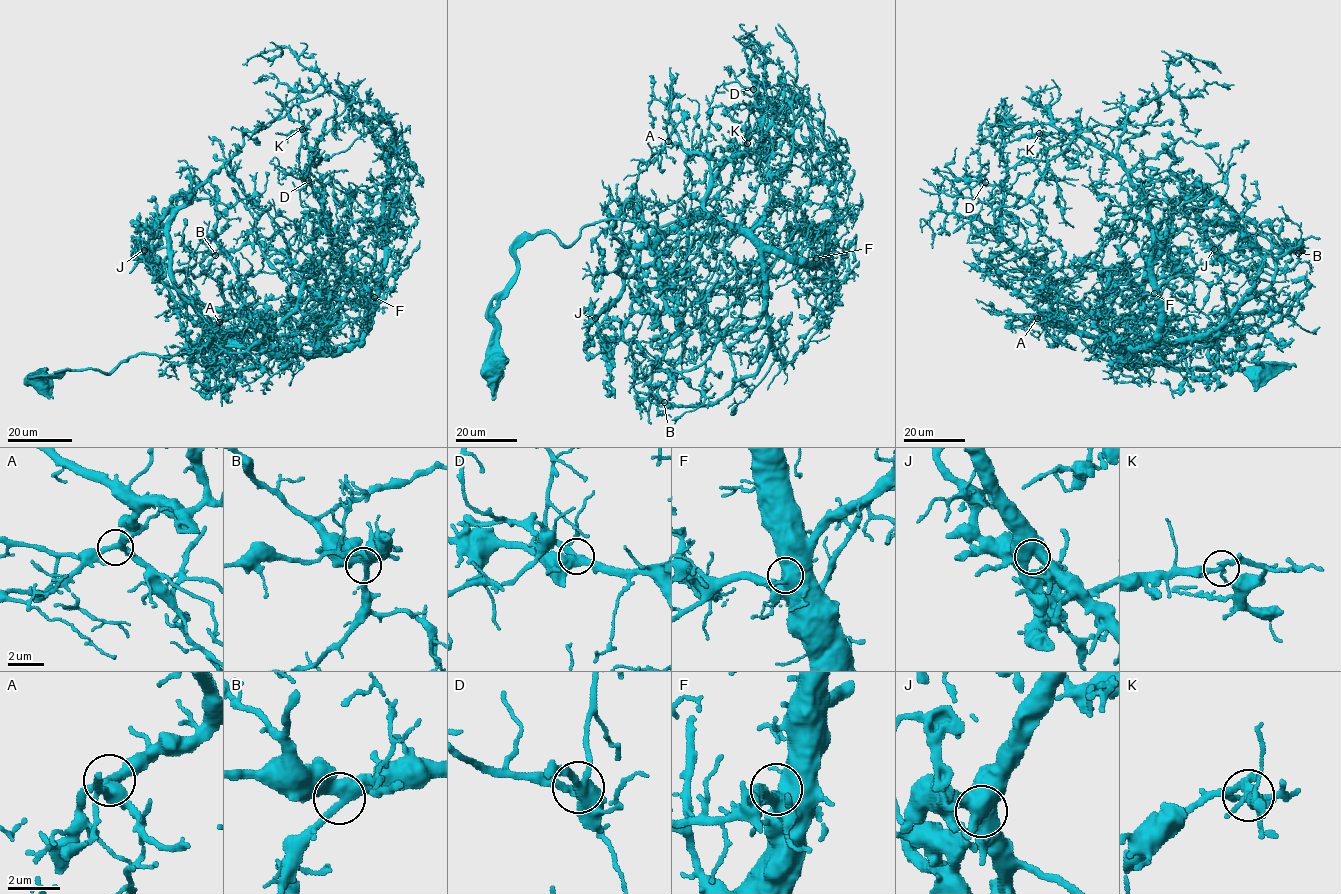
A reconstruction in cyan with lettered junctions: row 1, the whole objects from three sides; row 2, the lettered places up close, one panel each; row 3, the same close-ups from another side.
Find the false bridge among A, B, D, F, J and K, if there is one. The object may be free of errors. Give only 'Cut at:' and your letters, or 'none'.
Cut at: none

